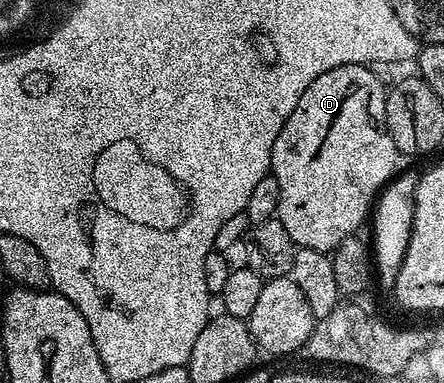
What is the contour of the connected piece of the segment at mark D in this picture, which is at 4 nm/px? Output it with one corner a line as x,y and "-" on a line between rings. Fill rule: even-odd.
368,65
364,66
340,66
315,80
307,92
299,98
299,104
295,104
295,112
287,116
287,124
283,124
283,132
275,136
275,148
271,148
271,177
279,184
279,204
275,218
283,224
287,230
287,235
291,238
297,248
315,248
326,252
332,251
335,244
348,237
356,235
360,226
366,225
371,211
374,209
374,203
378,195
384,190
386,183
398,173
397,161
399,155
397,145
393,137
389,135
389,129
385,123
385,96
386,87
381,87
381,82
372,74

